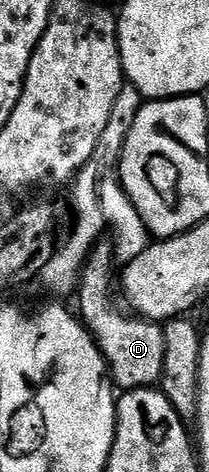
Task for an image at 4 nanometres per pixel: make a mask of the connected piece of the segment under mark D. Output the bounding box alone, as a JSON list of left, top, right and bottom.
[75,240,163,391]

